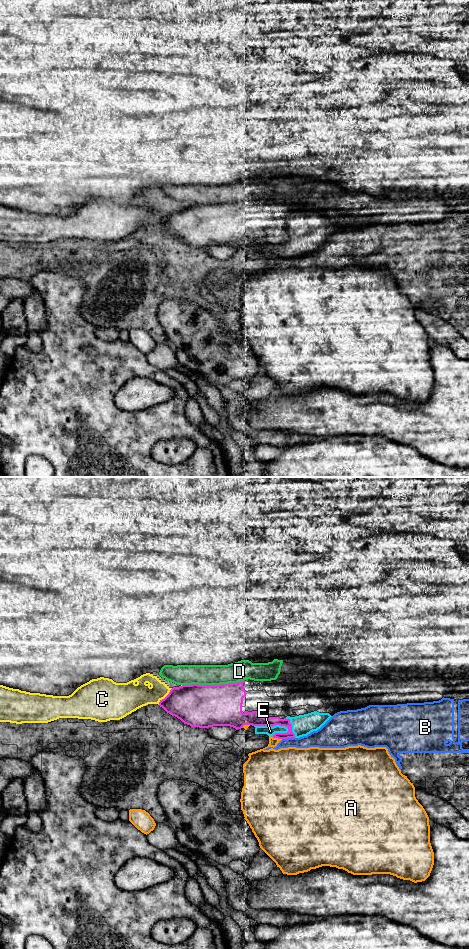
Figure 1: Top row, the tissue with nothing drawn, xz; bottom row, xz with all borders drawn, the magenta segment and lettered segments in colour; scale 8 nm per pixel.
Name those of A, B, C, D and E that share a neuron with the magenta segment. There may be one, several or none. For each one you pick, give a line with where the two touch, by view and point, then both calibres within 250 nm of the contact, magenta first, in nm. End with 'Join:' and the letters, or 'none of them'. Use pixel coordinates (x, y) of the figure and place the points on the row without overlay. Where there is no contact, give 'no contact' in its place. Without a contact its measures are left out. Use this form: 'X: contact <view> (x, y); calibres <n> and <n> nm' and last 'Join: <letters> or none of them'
E: contact xz (272, 246); calibres 120 and 80 nm
Join: E

